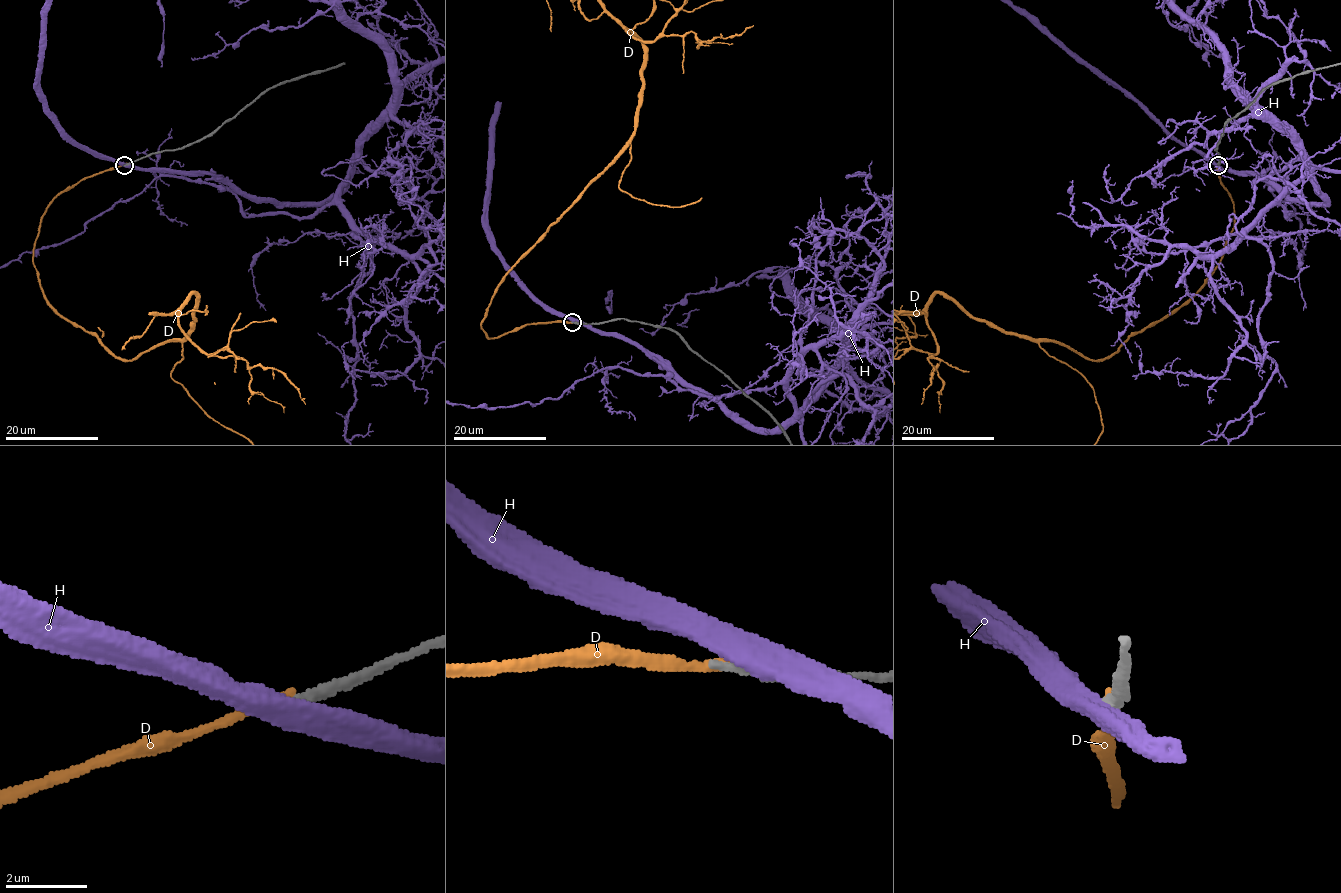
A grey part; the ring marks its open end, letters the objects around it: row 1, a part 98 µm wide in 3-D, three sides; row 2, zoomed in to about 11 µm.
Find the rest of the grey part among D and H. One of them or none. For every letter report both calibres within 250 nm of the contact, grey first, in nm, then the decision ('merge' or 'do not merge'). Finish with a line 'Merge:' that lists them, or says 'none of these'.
D: 320 nm thick on the grey side, 280 nm on the other; do not merge
H: 360 nm thick on the grey side, 550 nm on the other; do not merge
Merge: none of these

